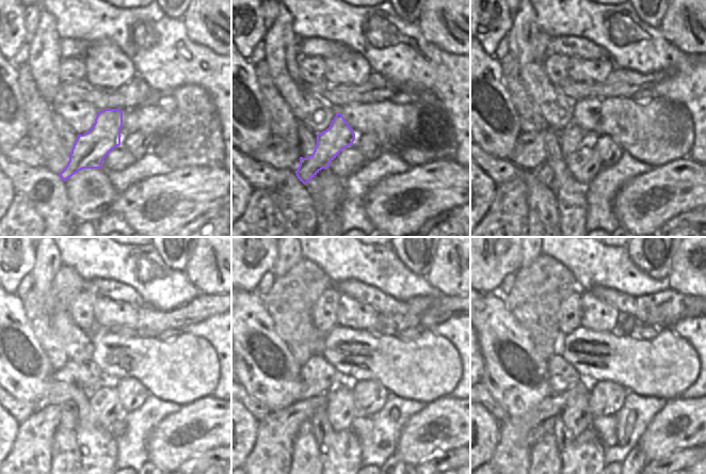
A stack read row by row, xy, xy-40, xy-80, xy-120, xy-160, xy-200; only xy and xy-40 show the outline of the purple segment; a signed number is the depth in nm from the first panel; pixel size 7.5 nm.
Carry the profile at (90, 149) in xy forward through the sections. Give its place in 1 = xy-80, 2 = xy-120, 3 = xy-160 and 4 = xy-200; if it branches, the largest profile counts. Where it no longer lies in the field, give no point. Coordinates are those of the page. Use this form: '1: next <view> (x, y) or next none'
1: next xy-80 (573, 137)
2: next xy-120 (66, 422)
3: next xy-160 (306, 427)
4: next xy-200 (535, 433)

